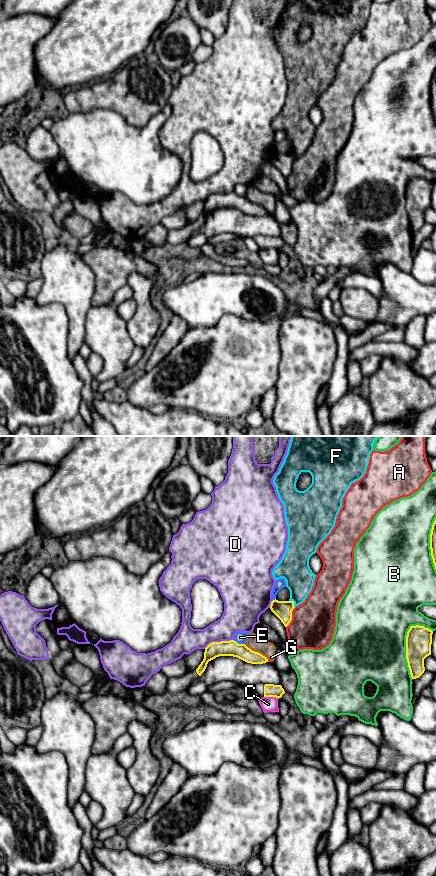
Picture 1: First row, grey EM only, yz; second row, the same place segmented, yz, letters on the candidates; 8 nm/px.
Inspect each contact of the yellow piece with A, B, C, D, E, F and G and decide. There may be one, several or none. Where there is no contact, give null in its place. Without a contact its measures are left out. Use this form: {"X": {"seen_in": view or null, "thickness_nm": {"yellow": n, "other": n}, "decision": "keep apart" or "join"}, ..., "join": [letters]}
{"A": {"seen_in": "yz", "thickness_nm": {"yellow": 140, "other": 360}, "decision": "keep apart"}, "B": {"seen_in": "yz", "thickness_nm": {"yellow": 200, "other": 500}, "decision": "keep apart"}, "C": {"seen_in": "yz", "thickness_nm": {"yellow": 110, "other": 130}, "decision": "keep apart"}, "D": {"seen_in": "yz", "thickness_nm": {"yellow": 130, "other": 220}, "decision": "keep apart"}, "E": {"seen_in": "yz", "thickness_nm": {"yellow": 130, "other": 100}, "decision": "keep apart"}, "F": {"seen_in": "yz", "thickness_nm": {"yellow": 140, "other": 220}, "decision": "keep apart"}, "G": {"seen_in": "yz", "thickness_nm": {"yellow": 130, "other": 120}, "decision": "keep apart"}, "join": []}

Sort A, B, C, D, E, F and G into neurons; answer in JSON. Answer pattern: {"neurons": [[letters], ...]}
{"neurons": [["A", "G"], ["B"], ["C"], ["D"], ["E"], ["F"]]}

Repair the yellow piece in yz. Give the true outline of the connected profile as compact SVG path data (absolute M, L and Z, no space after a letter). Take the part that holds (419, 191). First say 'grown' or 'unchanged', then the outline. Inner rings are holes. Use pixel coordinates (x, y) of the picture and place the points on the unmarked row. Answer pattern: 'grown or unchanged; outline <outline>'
unchanged; outline M411 178L406 188L406 211L412 231L425 223L424 211L431 207L433 183L424 178Z

